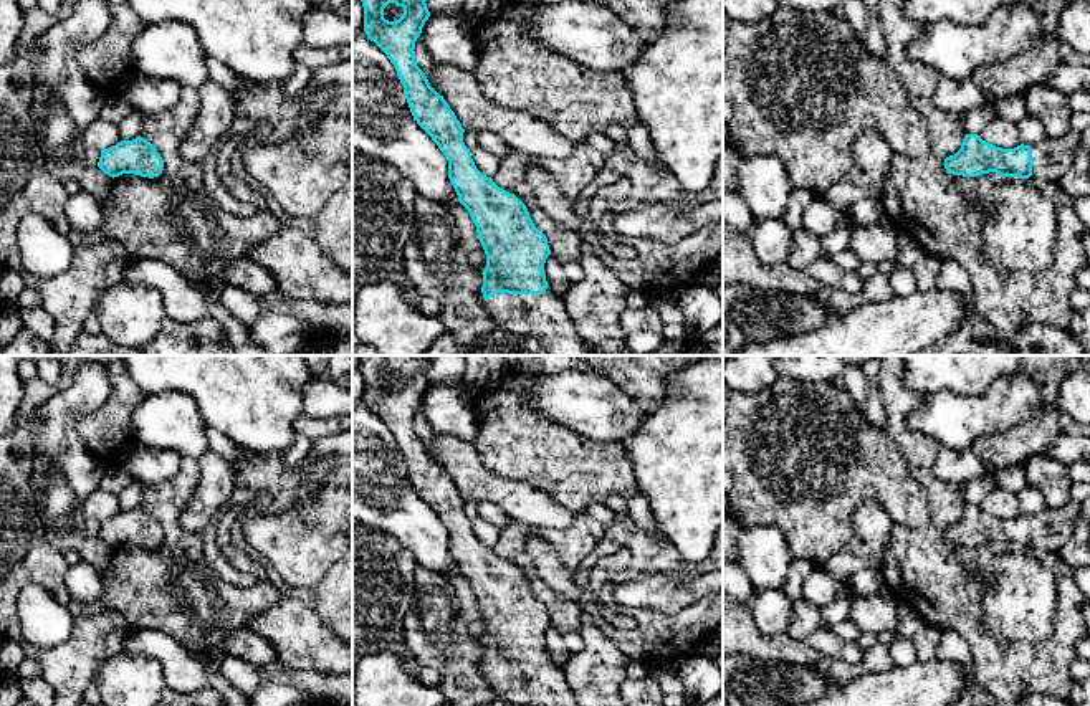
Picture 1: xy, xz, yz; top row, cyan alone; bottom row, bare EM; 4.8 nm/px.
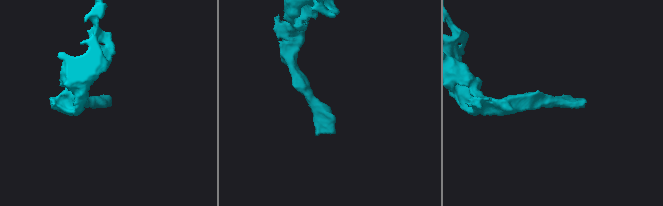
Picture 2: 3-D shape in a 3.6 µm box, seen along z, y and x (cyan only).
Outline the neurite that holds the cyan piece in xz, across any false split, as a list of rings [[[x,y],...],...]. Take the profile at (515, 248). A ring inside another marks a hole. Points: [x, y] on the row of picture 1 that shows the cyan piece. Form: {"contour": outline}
{"contour": [[[361,0],[364,7],[364,31],[394,64],[404,86],[405,99],[417,124],[432,137],[448,160],[448,179],[458,202],[468,210],[486,255],[483,306],[496,326],[526,337],[533,337],[549,355],[594,355],[579,341],[564,301],[551,289],[544,274],[546,258],[551,255],[547,238],[539,231],[526,208],[514,195],[500,188],[491,177],[483,175],[470,149],[463,142],[460,121],[448,103],[428,83],[415,61],[415,41],[430,17],[427,0]],[[395,3],[404,8],[399,20],[384,18],[384,8]]]}

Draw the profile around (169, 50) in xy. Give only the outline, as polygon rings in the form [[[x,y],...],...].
[[[179,20],[146,25],[131,45],[134,71],[195,89],[208,79],[205,58],[195,30]]]

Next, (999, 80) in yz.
[[[1049,36],[1039,46],[1017,53],[1002,63],[989,63],[973,71],[973,81],[991,98],[1002,99],[1045,83],[1060,63],[1059,40]]]

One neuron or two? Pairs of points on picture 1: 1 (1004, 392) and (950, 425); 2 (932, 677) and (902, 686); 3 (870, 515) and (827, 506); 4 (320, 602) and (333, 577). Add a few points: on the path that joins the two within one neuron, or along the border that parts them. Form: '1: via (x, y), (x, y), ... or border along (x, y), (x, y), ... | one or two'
1: via (991, 405), (981, 415), (963, 419) | one
2: via (925, 683), (922, 686), (908, 686) | one
3: border along (890, 510), (862, 501), (842, 549) | two
4: via (326, 596), (333, 584) | one

